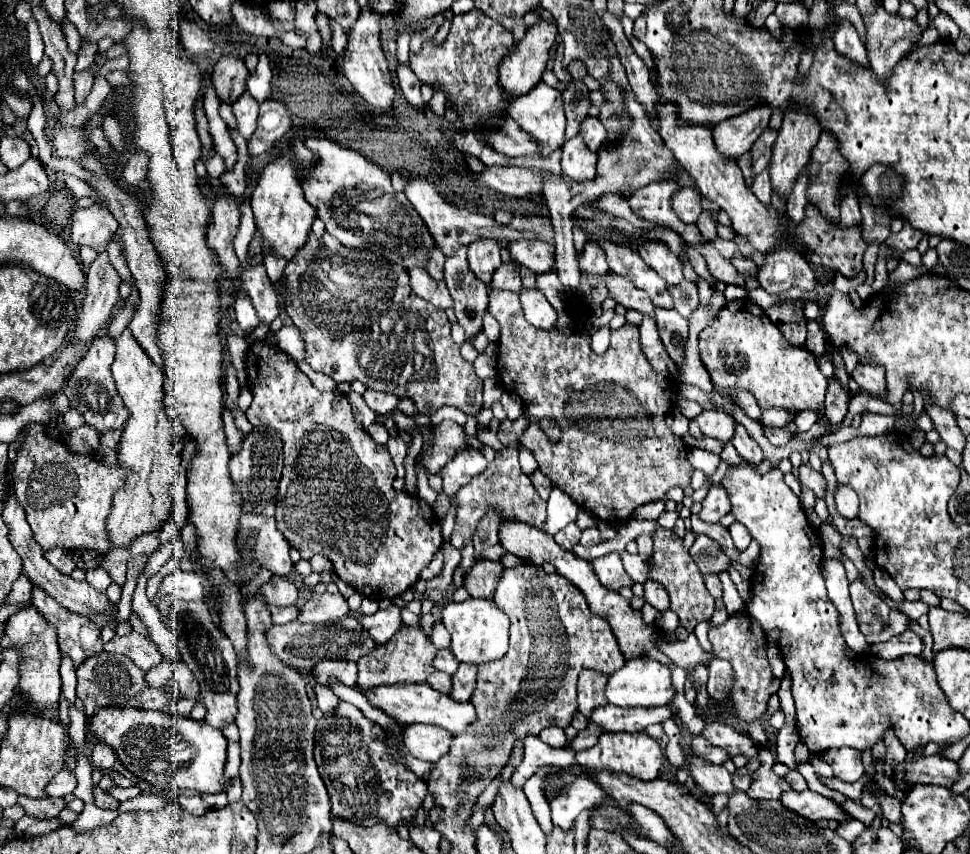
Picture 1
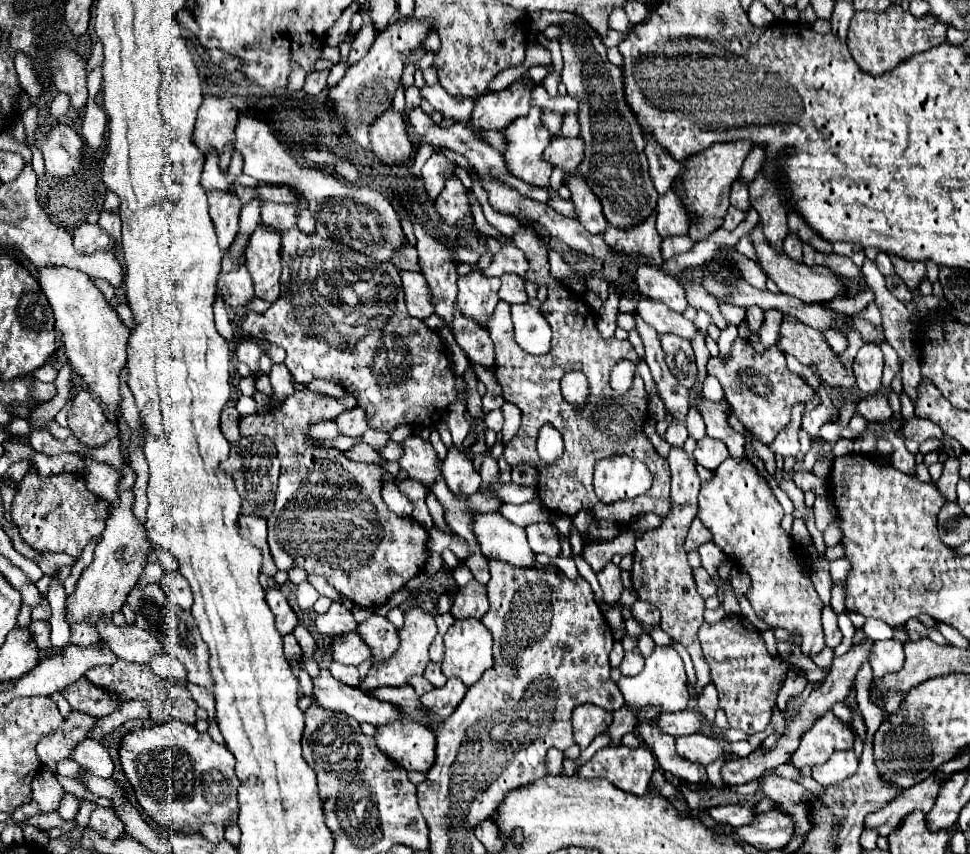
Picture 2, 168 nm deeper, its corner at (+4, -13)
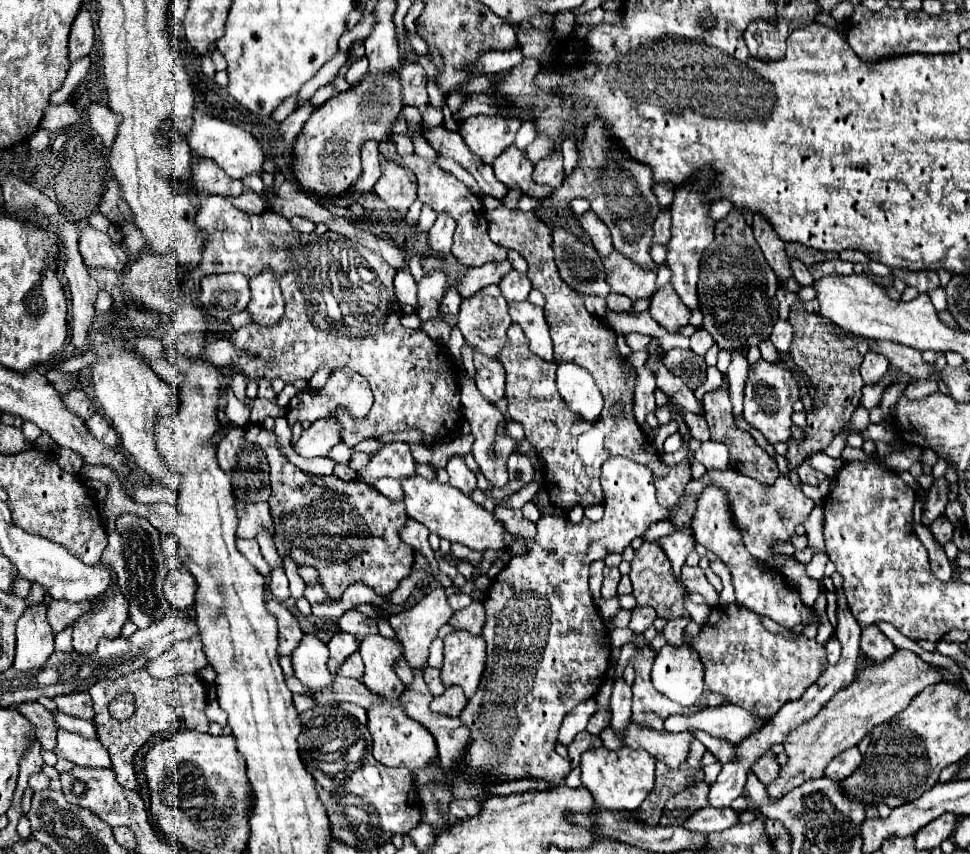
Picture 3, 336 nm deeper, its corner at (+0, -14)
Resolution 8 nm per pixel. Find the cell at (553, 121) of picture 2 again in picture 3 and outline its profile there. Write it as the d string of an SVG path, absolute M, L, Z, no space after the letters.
M525 119L523 125L521 125L521 129L519 129L519 133L517 133L515 145L517 145L519 149L525 149L537 135L539 135L539 133L537 133L535 123L531 123L531 119Z

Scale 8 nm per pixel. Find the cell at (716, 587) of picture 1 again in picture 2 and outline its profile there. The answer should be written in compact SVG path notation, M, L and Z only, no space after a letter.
M693 568L693 578L695 578L695 584L697 584L697 592L703 596L703 598L709 598L709 596L715 596L717 594L717 584L713 582L713 578L707 574L705 568Z

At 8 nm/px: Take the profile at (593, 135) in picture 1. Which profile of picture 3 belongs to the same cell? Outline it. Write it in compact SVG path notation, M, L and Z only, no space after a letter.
M553 151L551 155L547 155L545 159L541 159L535 165L535 171L533 171L533 181L535 183L559 187L563 183L563 179L565 179L565 169L563 169L561 151Z

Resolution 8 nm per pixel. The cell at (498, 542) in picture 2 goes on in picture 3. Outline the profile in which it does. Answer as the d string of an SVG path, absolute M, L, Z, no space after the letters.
M419 475L401 481L401 485L405 493L407 515L423 523L429 531L435 531L439 537L445 537L451 543L467 545L469 549L475 551L505 549L505 537L507 537L505 525L499 519L495 519L493 511L487 511L483 505L477 505L469 495L463 495L463 491L451 487L449 483L427 481Z

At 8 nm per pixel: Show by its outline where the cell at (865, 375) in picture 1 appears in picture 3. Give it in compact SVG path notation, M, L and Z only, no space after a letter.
M867 353L861 363L861 377L867 385L873 385L885 377L887 369L889 369L889 361L885 357L875 355L875 353Z

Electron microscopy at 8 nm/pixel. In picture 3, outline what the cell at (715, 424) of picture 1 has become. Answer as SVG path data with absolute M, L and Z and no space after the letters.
M705 441L701 443L701 447L695 451L695 459L699 463L703 463L707 467L707 471L713 469L727 469L729 467L729 451L725 443L717 443L717 441Z

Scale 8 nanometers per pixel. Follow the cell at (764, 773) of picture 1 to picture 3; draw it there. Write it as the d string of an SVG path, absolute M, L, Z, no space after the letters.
M705 807L699 809L697 813L691 815L691 819L687 819L685 829L689 831L699 831L699 833L711 833L711 831L725 831L727 827L733 827L739 819L739 813L731 807Z

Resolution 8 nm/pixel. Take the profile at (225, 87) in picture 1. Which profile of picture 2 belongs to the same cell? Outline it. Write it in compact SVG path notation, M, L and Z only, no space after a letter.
M205 96L197 114L193 142L203 156L207 156L213 150L217 152L221 172L229 168L233 156L231 138L233 138L235 118L237 112L229 106L229 102L217 96Z

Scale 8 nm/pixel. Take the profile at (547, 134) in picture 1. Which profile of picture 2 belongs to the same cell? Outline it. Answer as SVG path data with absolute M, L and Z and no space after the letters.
M531 108L531 112L527 116L517 118L515 122L511 122L511 126L507 126L507 130L505 130L505 140L507 140L507 148L505 148L503 160L505 160L505 166L507 166L509 174L527 182L527 184L531 184L531 186L549 188L551 166L547 166L545 162L539 162L539 158L541 158L543 150L549 146L551 134L541 124L541 110Z

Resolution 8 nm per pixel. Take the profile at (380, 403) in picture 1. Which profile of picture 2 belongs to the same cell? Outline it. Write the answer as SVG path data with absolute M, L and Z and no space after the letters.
M359 406L353 410L347 410L345 414L339 414L337 418L333 418L333 422L337 424L339 434L351 436L351 438L359 438L367 430L365 412Z

